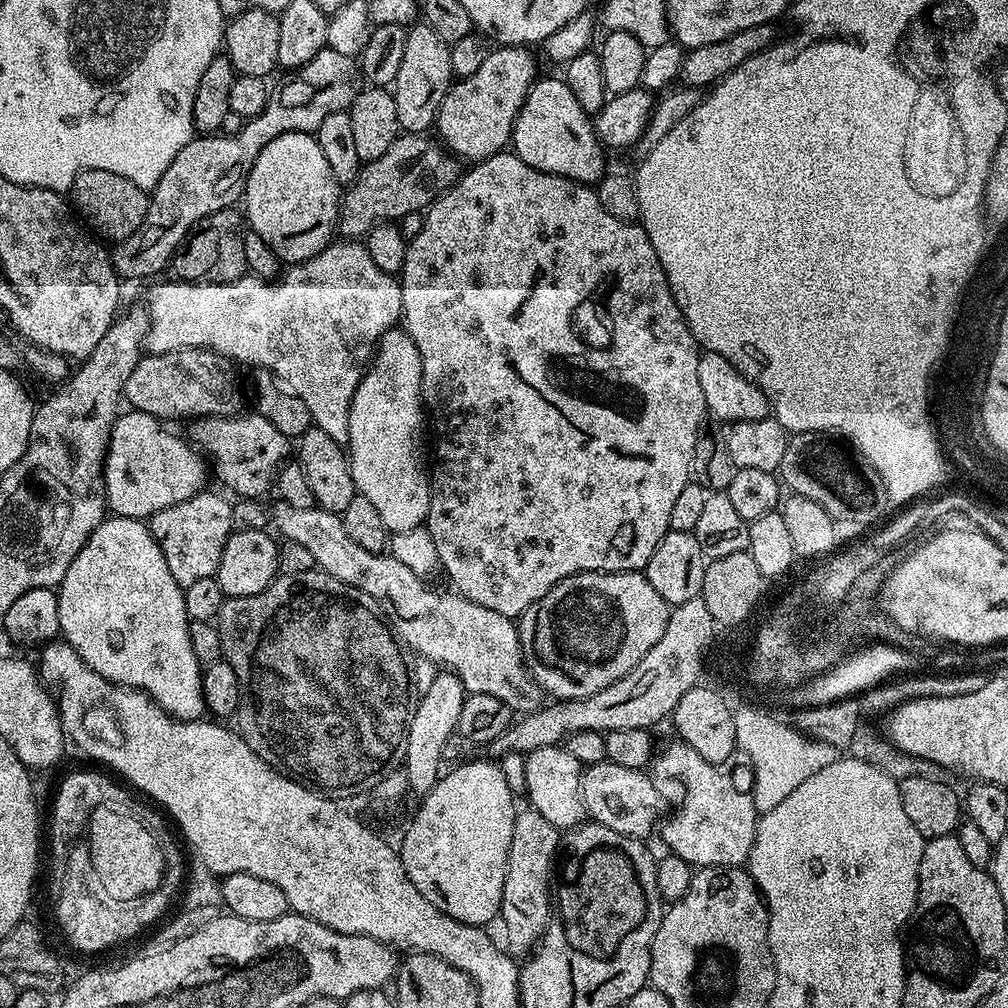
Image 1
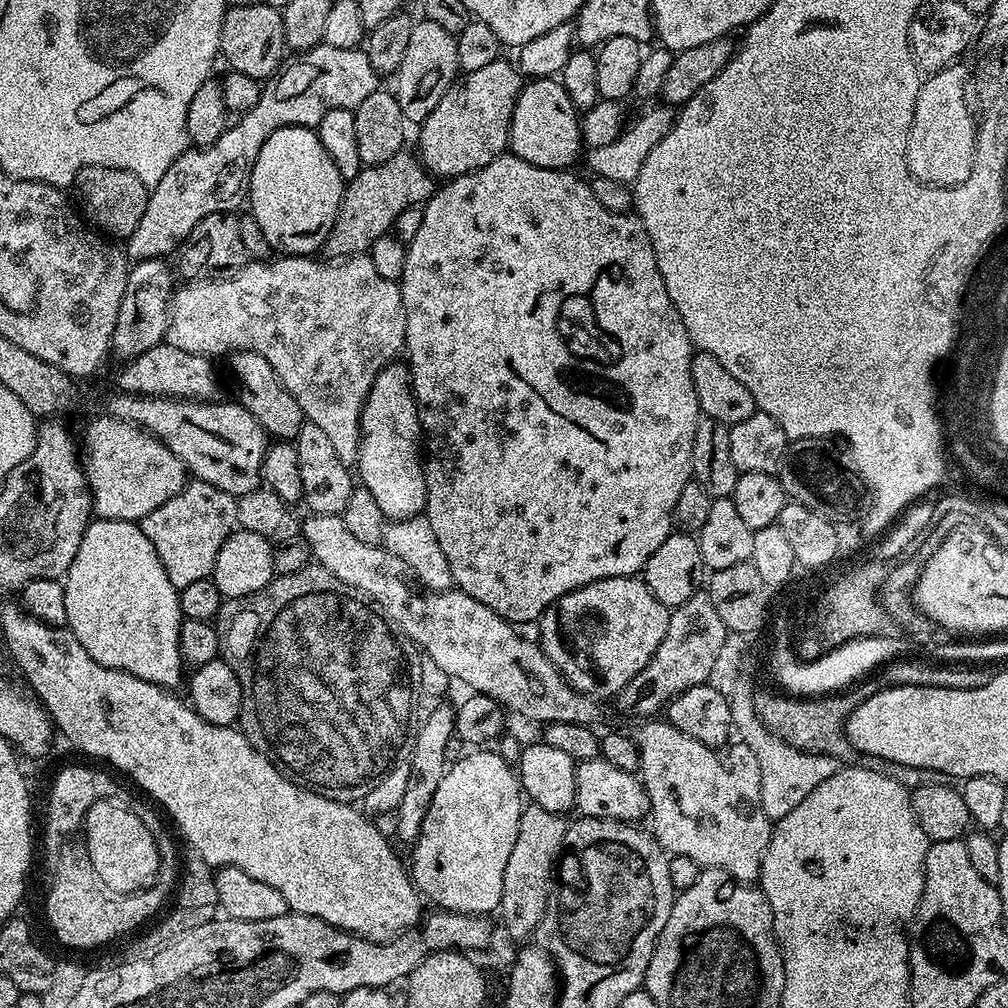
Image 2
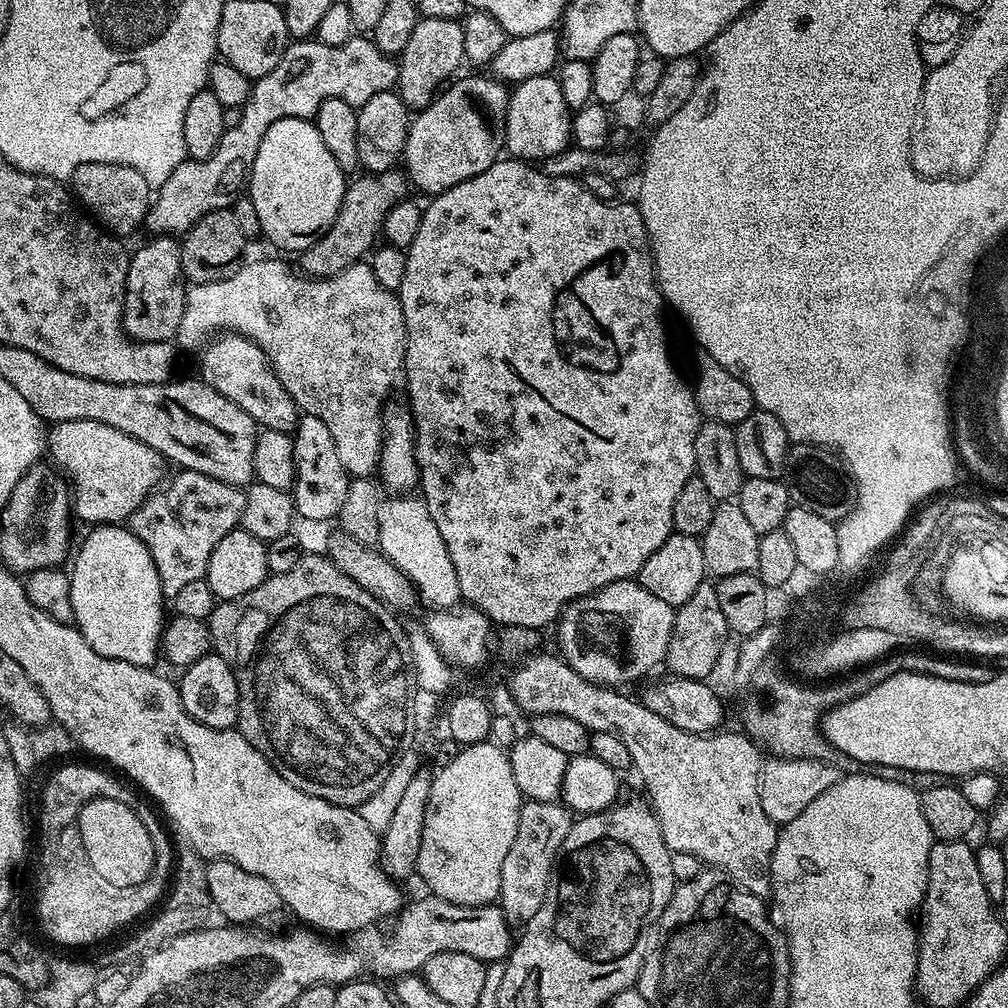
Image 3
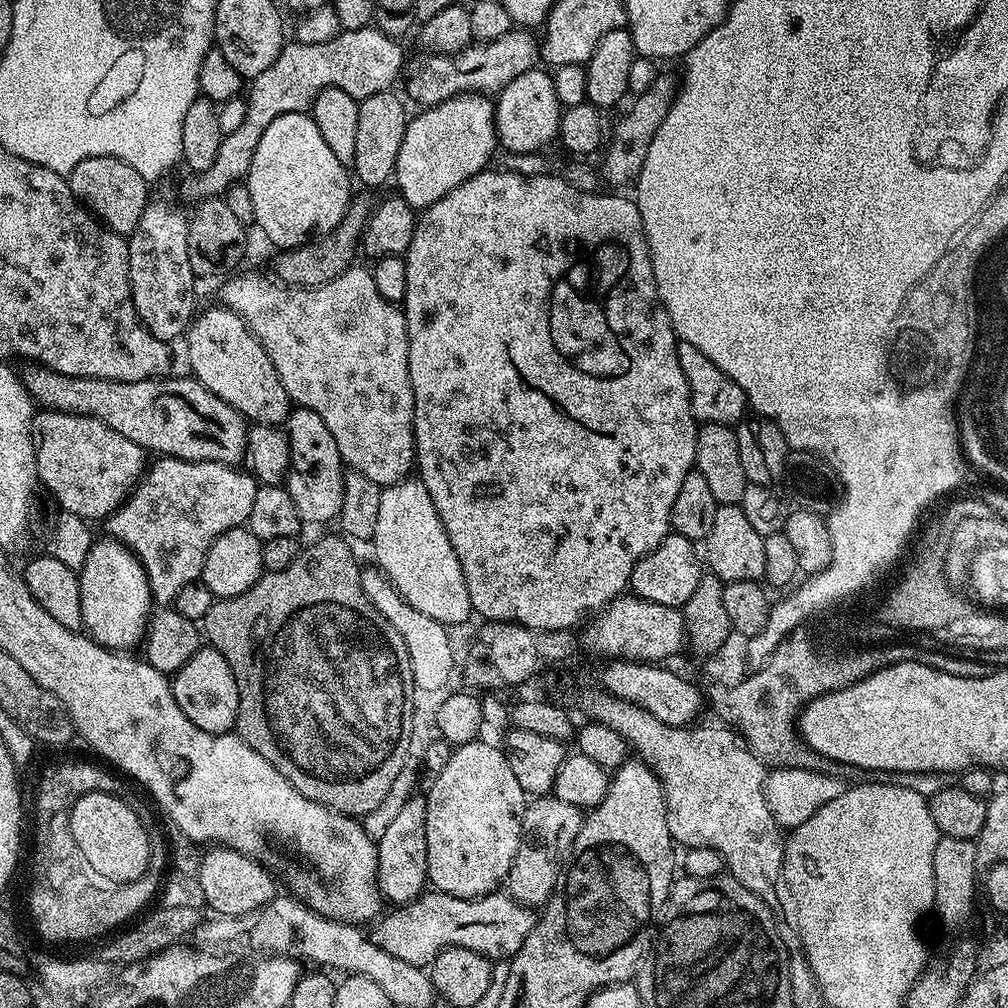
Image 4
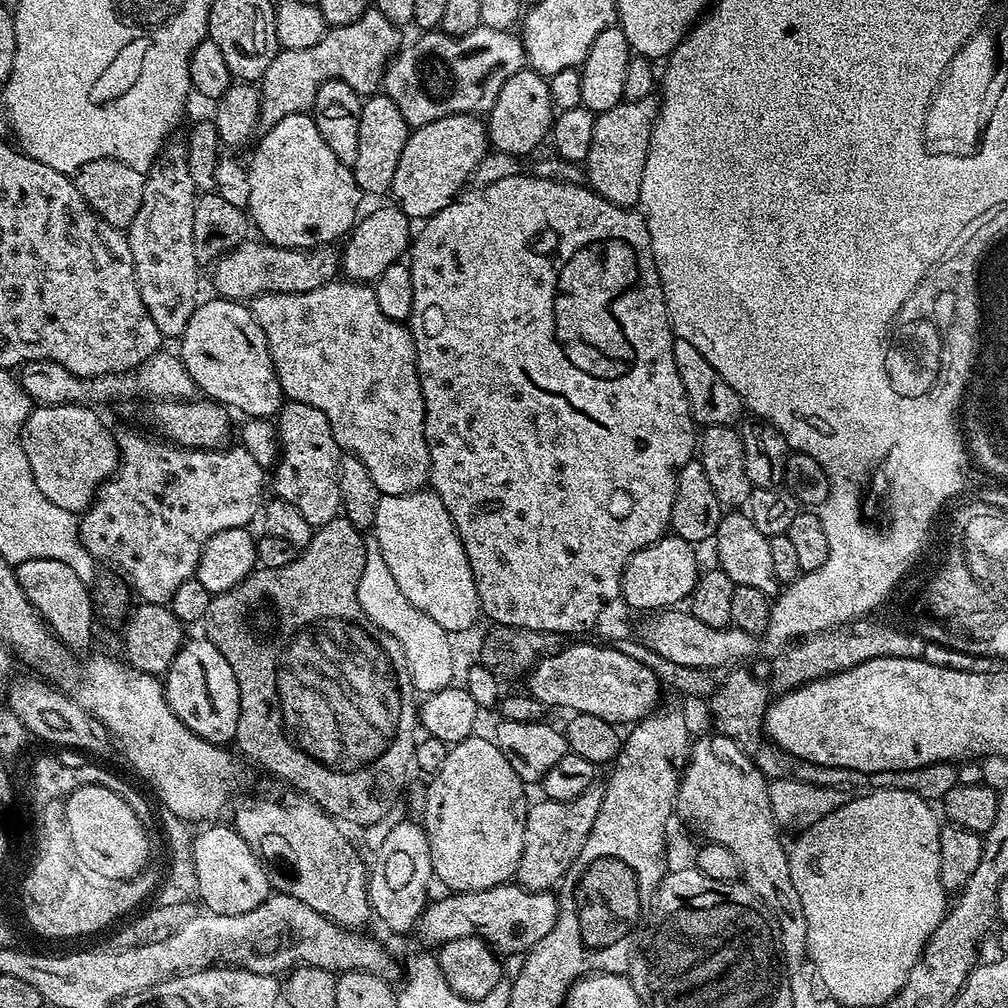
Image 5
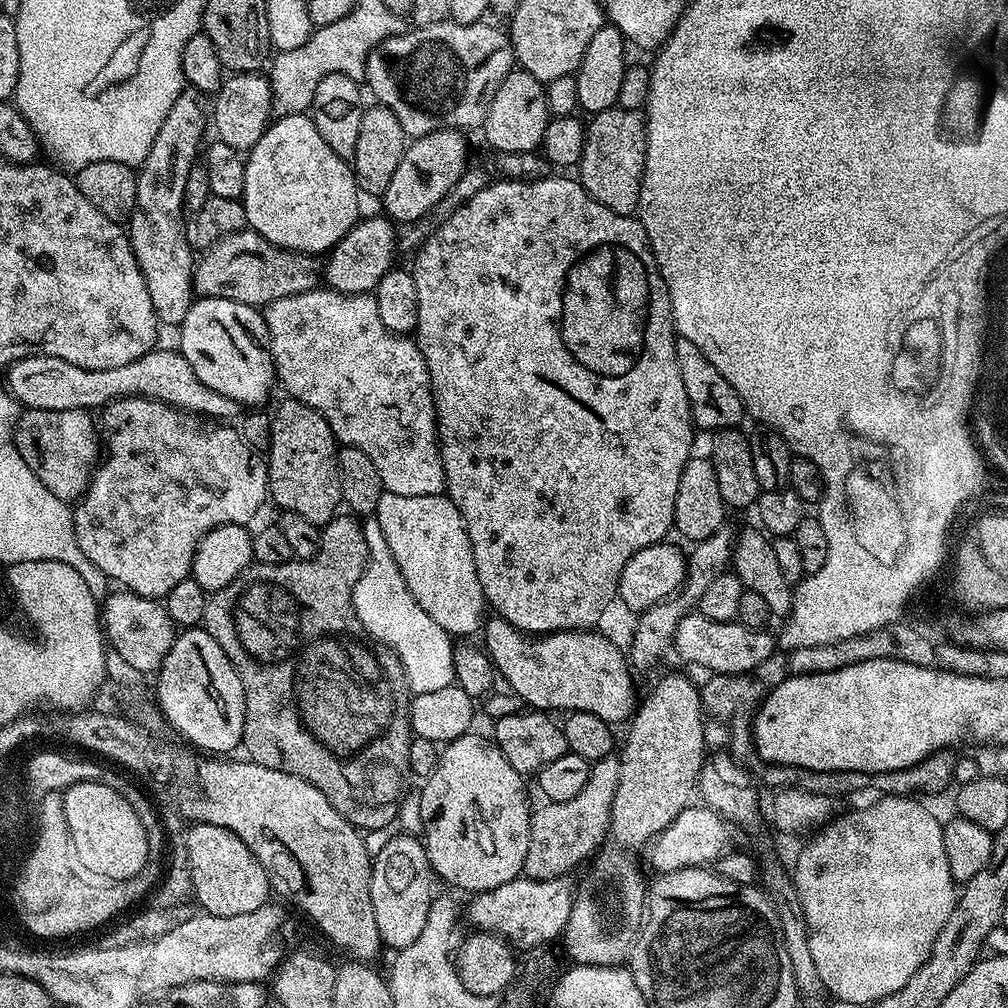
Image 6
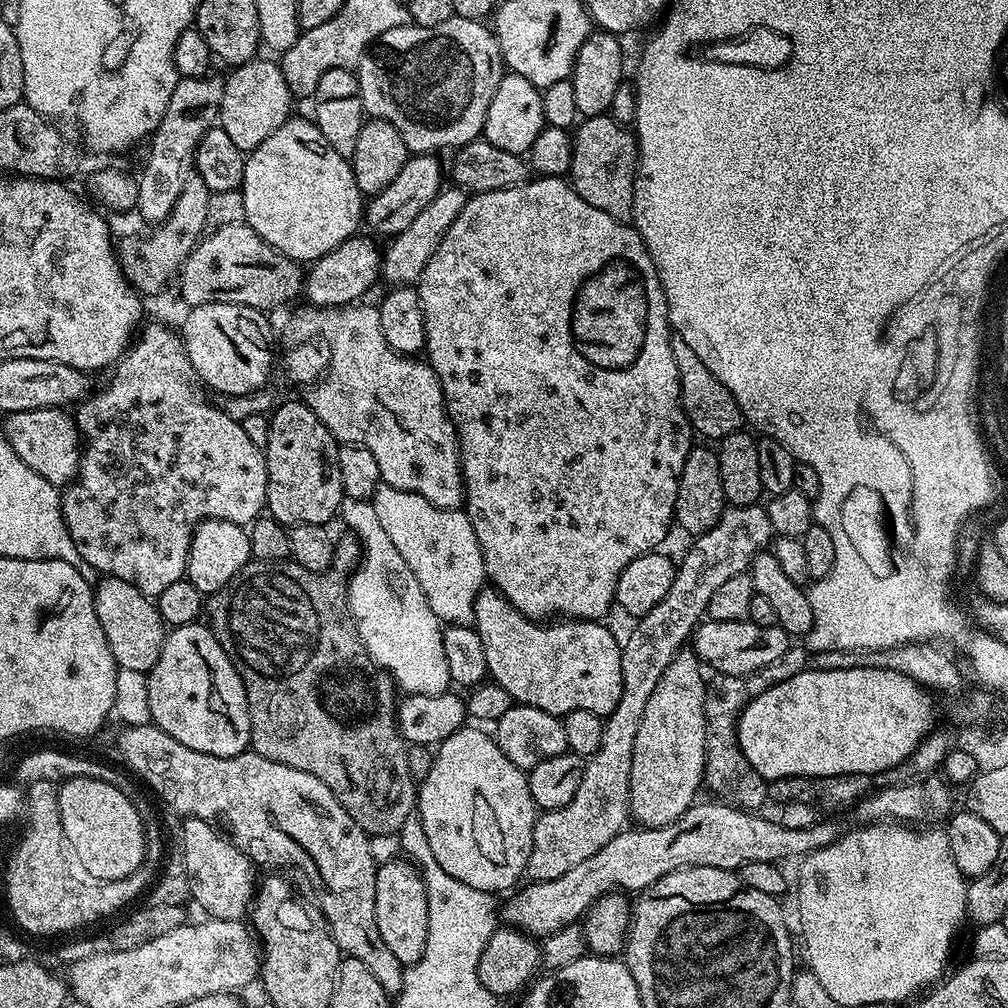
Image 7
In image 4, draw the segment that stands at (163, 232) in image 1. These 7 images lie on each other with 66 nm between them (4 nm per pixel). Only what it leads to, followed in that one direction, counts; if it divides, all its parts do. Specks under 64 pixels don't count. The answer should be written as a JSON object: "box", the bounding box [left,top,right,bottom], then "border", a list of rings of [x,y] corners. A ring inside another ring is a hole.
{"box":[184,26,406,202],"border":[[[375,26],[349,32],[341,30],[330,42],[321,44],[285,43],[284,49],[278,58],[274,58],[274,62],[270,62],[268,69],[251,77],[246,88],[246,122],[242,122],[238,130],[225,135],[224,141],[218,146],[218,158],[214,158],[214,166],[187,177],[189,180],[185,182],[184,188],[189,198],[192,202],[220,198],[232,185],[241,183],[248,175],[250,162],[254,162],[254,150],[258,150],[258,142],[262,142],[266,126],[270,126],[274,118],[282,118],[282,114],[308,112],[314,98],[318,98],[324,88],[346,90],[346,94],[350,94],[357,102],[372,94],[389,91],[399,76],[401,79],[406,68],[404,48],[400,44],[403,43],[399,39],[388,36]]]}

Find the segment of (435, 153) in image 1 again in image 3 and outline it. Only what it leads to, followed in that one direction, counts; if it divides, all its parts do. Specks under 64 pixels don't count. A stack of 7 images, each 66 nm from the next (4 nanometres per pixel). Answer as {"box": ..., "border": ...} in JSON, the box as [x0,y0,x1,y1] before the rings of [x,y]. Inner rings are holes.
{"box":[298,170,410,278],"border":[[[391,170],[360,175],[355,177],[357,180],[353,184],[351,181],[345,187],[334,226],[330,226],[330,230],[326,230],[326,234],[322,234],[322,238],[318,238],[314,246],[299,253],[298,268],[303,275],[309,278],[333,276],[357,263],[361,258],[367,257],[377,243],[376,235],[377,238],[381,235],[388,212],[409,195],[410,181],[403,171]]]}

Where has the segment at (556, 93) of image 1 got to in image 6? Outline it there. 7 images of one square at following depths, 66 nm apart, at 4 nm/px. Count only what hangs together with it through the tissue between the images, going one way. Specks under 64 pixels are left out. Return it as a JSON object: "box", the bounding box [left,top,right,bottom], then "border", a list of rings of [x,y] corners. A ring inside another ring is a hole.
{"box":[482,70,550,153],"border":[[[514,70],[498,86],[482,121],[482,133],[497,153],[512,151],[535,152],[544,143],[546,126],[550,119],[544,84],[528,72]]]}

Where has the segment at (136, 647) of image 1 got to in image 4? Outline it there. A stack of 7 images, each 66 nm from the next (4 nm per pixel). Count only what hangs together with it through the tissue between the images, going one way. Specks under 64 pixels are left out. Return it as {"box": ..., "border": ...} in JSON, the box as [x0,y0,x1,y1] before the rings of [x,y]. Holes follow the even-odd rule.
{"box":[78,538,154,650],"border":[[[110,538],[103,539],[97,539],[93,543],[90,554],[86,554],[86,562],[78,570],[82,594],[82,628],[103,648],[132,650],[135,644],[137,647],[141,643],[143,634],[148,629],[148,618],[154,608],[152,591],[140,560],[124,544],[119,544]]]}

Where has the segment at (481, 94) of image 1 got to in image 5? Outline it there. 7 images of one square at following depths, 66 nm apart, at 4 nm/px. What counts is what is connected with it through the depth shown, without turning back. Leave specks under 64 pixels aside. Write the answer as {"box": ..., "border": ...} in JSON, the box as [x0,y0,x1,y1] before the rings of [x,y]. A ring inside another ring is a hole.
{"box":[391,114,489,222],"border":[[[476,114],[443,116],[426,126],[413,128],[394,171],[391,199],[412,222],[423,222],[460,195],[474,166],[489,151],[488,129]]]}

